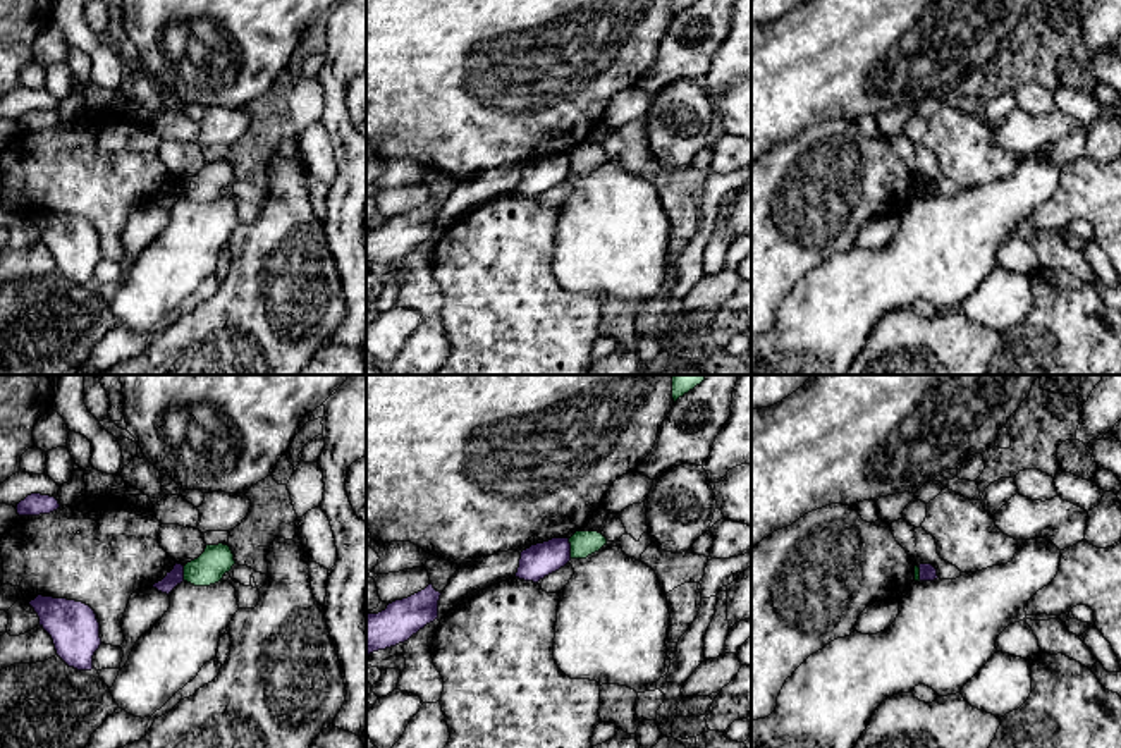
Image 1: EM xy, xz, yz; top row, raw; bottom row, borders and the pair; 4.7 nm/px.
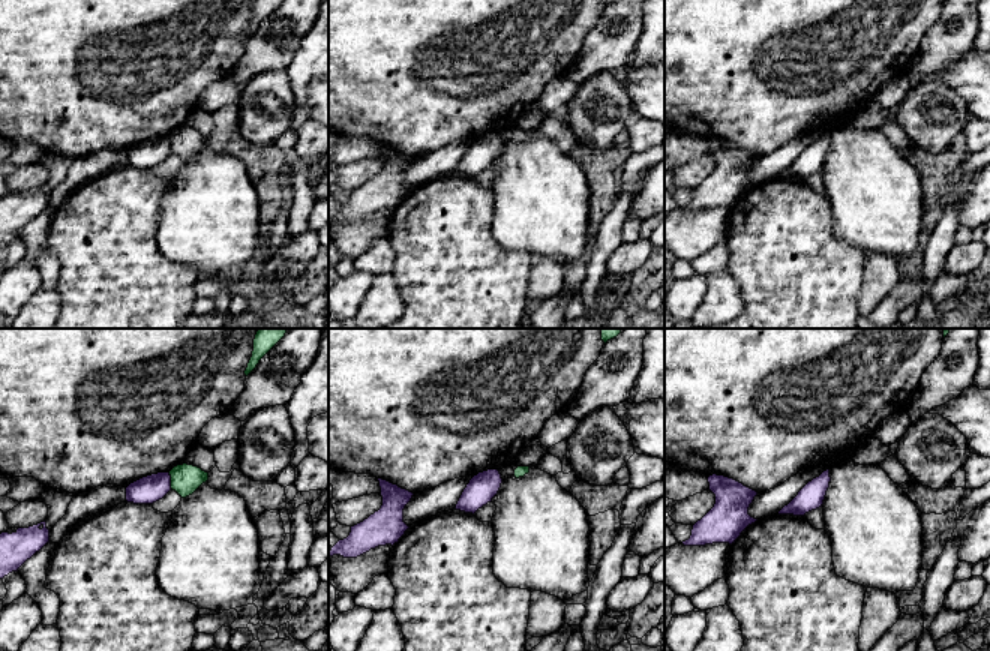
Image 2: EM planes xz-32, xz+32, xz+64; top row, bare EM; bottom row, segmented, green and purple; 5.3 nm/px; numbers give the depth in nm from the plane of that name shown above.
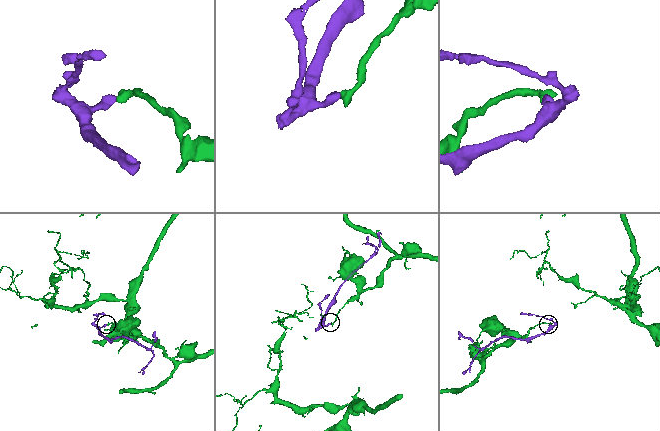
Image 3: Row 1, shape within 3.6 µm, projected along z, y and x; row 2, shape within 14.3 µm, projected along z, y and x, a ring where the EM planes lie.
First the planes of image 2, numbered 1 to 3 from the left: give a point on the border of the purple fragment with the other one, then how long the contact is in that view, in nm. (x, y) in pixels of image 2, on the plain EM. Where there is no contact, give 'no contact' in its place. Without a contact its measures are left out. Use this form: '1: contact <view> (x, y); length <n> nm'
1: contact xz-32 (171, 144); length 90 nm
2: no contact
3: no contact

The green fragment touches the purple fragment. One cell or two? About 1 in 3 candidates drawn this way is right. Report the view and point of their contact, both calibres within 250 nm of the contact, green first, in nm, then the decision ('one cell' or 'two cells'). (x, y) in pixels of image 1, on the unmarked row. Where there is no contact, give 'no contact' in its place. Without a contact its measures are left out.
xz (571, 164) | 120/160 nm | two cells

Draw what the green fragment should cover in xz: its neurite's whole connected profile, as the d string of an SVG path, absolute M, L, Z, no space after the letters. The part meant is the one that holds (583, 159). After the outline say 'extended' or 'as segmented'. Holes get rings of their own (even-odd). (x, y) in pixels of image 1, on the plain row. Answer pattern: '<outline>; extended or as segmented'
M576 146L571 153L571 174L586 174L607 160L607 153L598 146Z; as segmented

